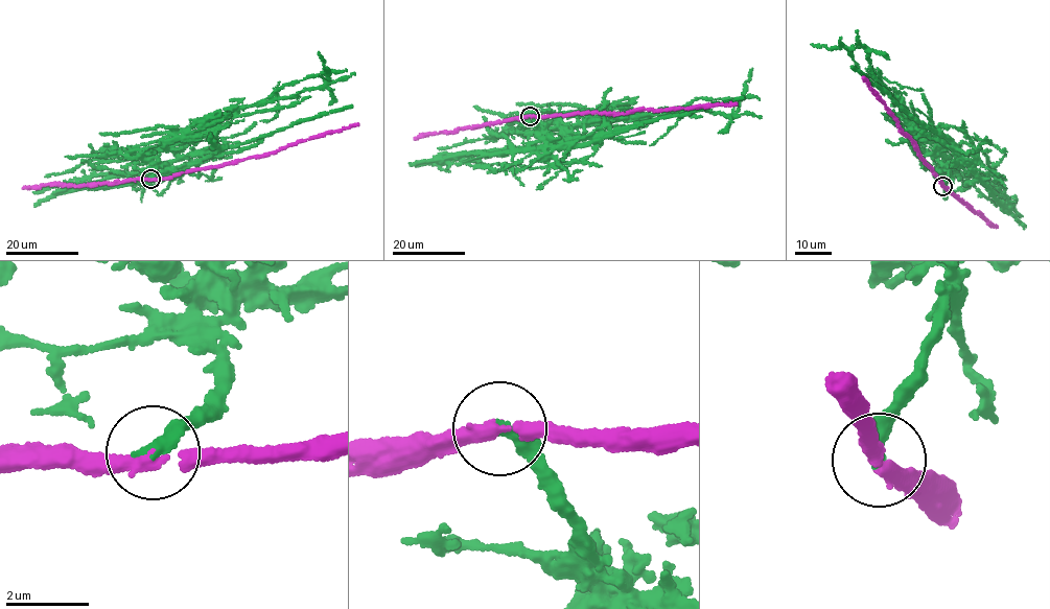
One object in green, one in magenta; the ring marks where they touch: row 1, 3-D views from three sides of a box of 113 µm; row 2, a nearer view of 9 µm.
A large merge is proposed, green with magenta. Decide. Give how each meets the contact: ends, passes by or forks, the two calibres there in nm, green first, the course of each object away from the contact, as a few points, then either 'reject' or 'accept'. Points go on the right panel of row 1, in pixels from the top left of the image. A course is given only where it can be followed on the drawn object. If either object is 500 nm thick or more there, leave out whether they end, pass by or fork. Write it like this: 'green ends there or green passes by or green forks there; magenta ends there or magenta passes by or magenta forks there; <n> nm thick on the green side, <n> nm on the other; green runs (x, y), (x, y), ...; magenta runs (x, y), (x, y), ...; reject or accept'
green ends there; magenta passes by; 360 nm thick on the green side, 280 nm on the other; green runs (942, 186), (949, 169), (942, 164), (942, 154), (903, 102), (860, 71), (844, 47), (811, 44); magenta runs (943, 186), (918, 156), (910, 138), (897, 129), (895, 119), (869, 88), (864, 76); reject

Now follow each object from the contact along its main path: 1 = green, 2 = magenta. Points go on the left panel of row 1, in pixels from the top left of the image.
1: (150, 178), (156, 166), (148, 154), (195, 134), (230, 112), (269, 102), (284, 86), (325, 72), (319, 52)
2: (149, 179), (272, 154), (359, 124)

